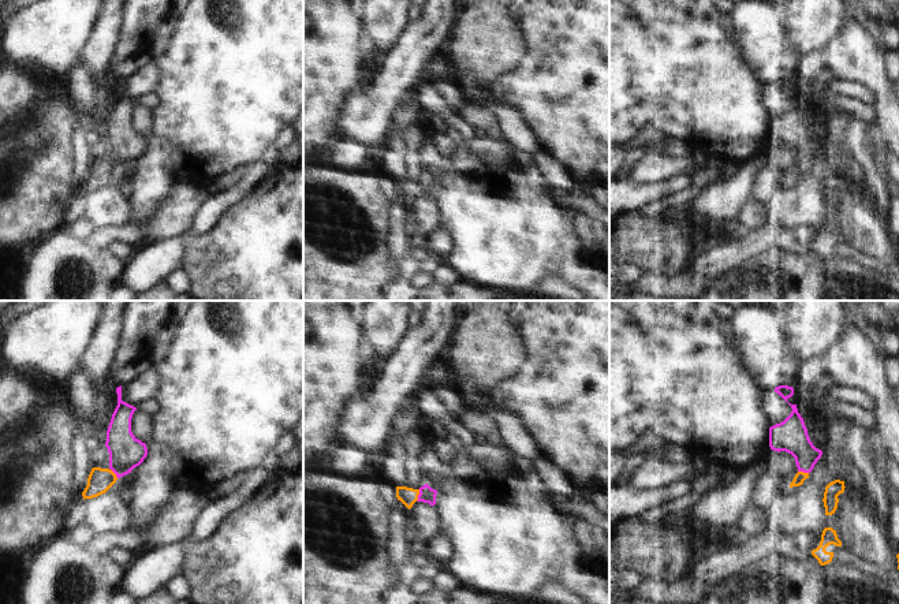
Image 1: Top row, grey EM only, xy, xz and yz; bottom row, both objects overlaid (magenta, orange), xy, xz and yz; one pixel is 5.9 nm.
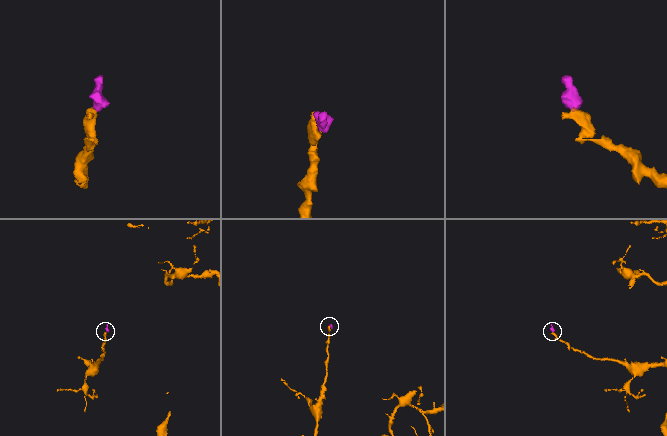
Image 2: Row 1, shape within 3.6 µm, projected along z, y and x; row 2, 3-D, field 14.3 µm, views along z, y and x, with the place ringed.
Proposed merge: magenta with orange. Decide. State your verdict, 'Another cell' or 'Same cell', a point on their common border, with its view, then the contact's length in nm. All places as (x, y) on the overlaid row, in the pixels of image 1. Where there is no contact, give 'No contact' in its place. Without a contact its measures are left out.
Same cell. Touches magenta at xz (418, 495). Shared border 80 nm.

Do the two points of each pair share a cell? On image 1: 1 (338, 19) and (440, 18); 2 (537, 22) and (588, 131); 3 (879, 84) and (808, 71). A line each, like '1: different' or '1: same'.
1: different
2: same
3: same

